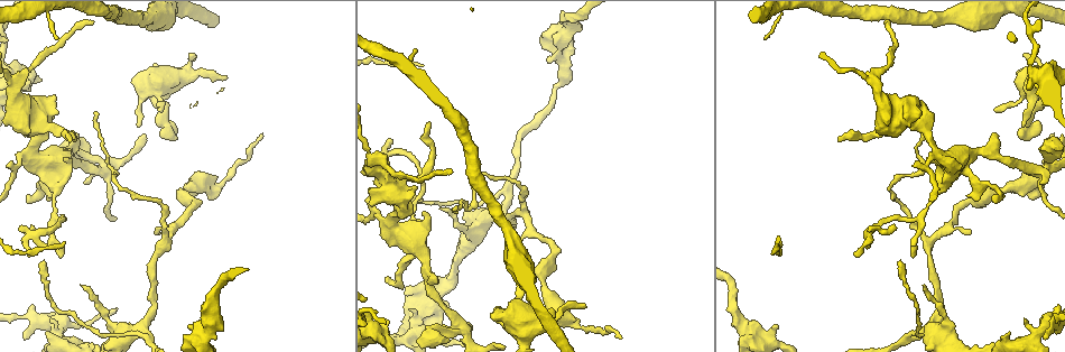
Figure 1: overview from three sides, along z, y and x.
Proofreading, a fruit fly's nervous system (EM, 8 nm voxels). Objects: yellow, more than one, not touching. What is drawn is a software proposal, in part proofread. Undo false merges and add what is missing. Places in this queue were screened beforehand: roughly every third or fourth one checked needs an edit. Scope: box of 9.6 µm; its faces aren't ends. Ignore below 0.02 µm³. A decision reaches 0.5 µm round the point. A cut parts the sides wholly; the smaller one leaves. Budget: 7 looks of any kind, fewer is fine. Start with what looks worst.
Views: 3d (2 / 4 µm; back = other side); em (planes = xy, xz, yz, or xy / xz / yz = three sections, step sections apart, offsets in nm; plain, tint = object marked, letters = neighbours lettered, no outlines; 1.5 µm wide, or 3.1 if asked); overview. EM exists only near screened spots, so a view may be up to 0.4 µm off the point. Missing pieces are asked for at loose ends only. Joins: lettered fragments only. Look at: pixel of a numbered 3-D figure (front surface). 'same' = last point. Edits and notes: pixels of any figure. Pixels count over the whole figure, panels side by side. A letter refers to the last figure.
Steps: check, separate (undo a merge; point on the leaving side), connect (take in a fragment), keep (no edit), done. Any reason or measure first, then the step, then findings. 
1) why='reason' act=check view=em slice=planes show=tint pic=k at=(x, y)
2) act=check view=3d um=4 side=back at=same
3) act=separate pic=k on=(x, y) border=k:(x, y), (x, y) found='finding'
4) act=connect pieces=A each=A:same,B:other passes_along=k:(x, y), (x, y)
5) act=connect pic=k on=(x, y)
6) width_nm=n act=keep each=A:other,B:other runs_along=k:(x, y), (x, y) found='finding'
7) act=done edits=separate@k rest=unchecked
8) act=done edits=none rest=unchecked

why='branch stops here' act=check view=3d um=2 pic=1 at=(619, 338)

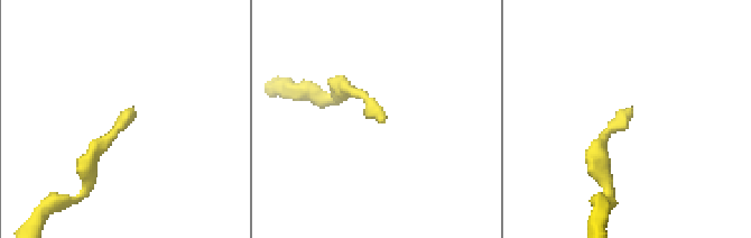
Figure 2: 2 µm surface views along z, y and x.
why='now the EM' act=check view=em slice=planes show=plain pic=2 at=(382, 119)

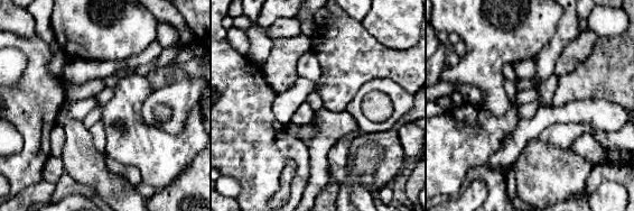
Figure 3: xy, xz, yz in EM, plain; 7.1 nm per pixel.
why='what lies round it' act=check view=em slice=planes show=letters at=same

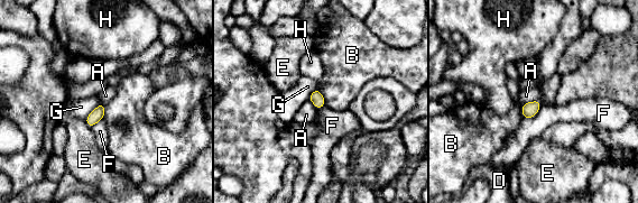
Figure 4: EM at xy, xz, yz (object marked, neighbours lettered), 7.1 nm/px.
width_nm=90 act=keep each=A:other,B:other,D:other,E:other,F:other,G:other,H:other border=4:(542, 103), (534, 116), (524, 119) found='no lettered fragment goes on from it'

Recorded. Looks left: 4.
why='free end' act=check view=em slice=yz step=8 show=letters pic=1 at=(70, 142)

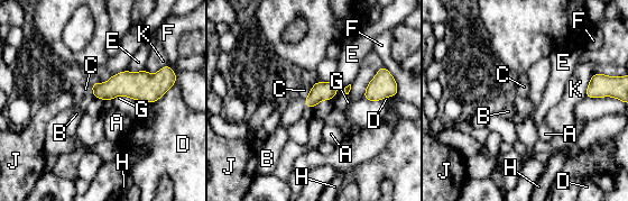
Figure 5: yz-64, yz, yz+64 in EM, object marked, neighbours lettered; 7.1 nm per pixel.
longest_contact=K:260nm act=connect pieces=B each=A:other,B:same,C:other,D:other,E:other,F:other,G:other,H:other,J:other,K:other passes_along=5:(320, 91), (305, 102), (294, 110) found='the neuron continues'

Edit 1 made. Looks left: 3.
act=done edits=connect@5 rest=unchecked

